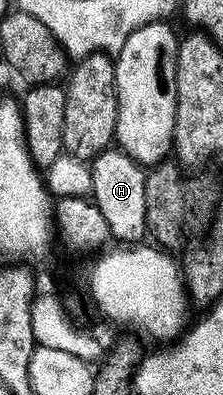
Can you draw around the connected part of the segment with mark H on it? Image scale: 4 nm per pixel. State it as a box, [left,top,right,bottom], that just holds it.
[90,148,148,244]

